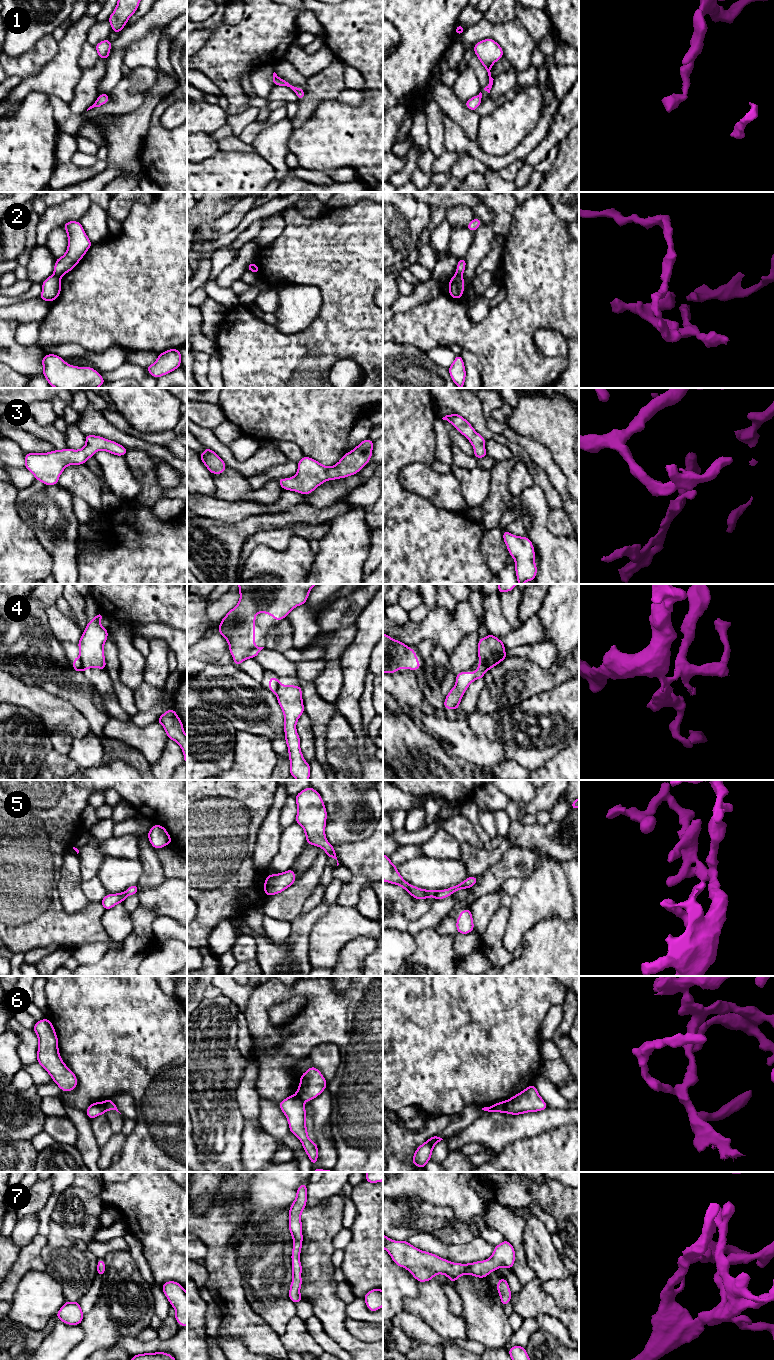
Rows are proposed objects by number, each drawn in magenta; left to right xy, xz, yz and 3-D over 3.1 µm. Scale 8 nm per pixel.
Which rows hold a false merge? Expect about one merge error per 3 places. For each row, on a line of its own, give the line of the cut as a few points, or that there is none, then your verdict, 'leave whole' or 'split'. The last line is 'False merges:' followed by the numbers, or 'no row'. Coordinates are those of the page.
1: no cut | leave whole
2: xy (54, 273), (59, 277) | split
3: no cut | leave whole
4: yz (480, 660), (488, 663), (488, 670) | split
5: no cut | leave whole
6: yz (506, 1101), (506, 1109), (504, 1111) | split
7: no cut | leave whole
False merges: 2, 4, 6

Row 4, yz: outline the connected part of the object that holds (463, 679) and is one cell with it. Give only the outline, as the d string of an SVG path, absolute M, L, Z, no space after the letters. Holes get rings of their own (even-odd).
M479 662L478 669L475 672L460 672L456 674L456 684L449 691L444 701L443 709L458 709L460 701L467 690L468 686L476 679L482 679L488 671L489 662Z

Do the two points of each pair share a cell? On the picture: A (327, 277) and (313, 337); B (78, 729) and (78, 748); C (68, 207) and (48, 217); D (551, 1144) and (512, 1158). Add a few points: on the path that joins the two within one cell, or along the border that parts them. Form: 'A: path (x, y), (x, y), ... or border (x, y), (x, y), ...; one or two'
A: path (330, 292), (330, 320), (328, 322); one
B: border (90, 731), (84, 736), (76, 737), (67, 754); two
C: path (63, 212), (53, 217); one
D: path (541, 1154), (537, 1158), (522, 1158); one

